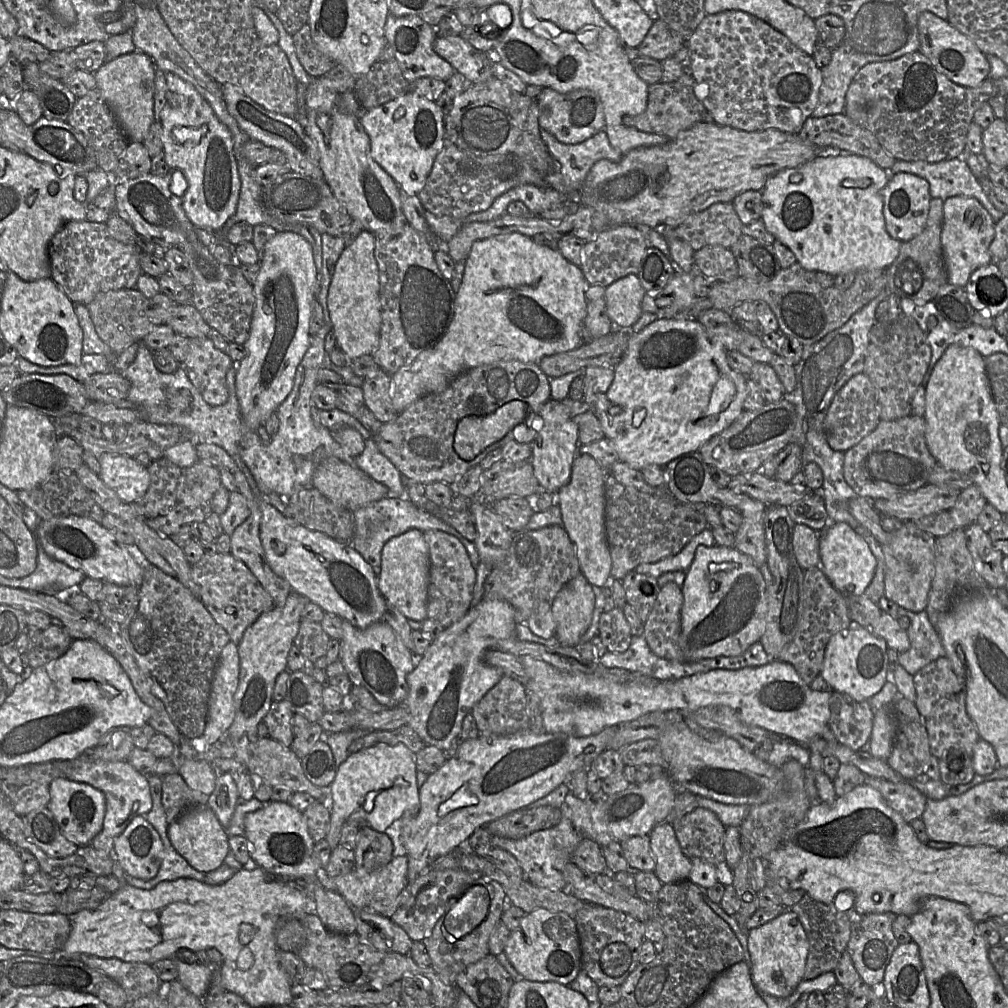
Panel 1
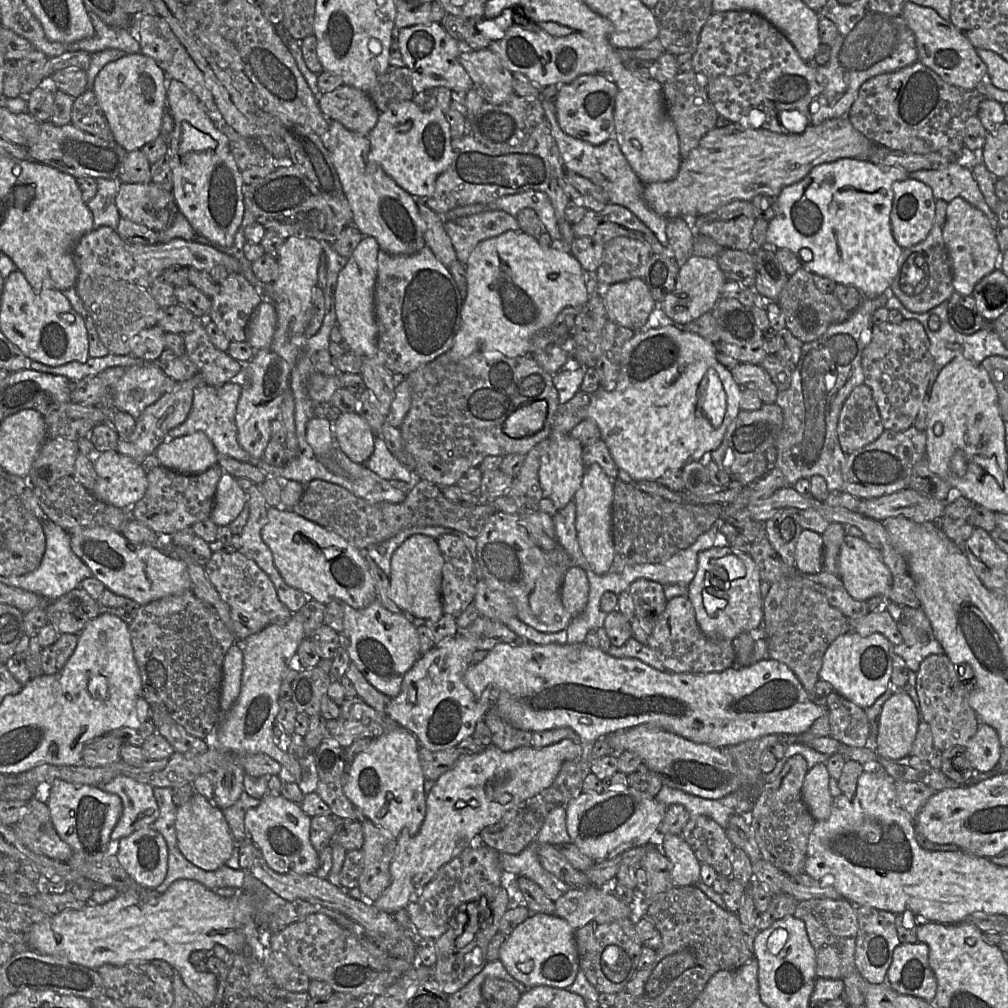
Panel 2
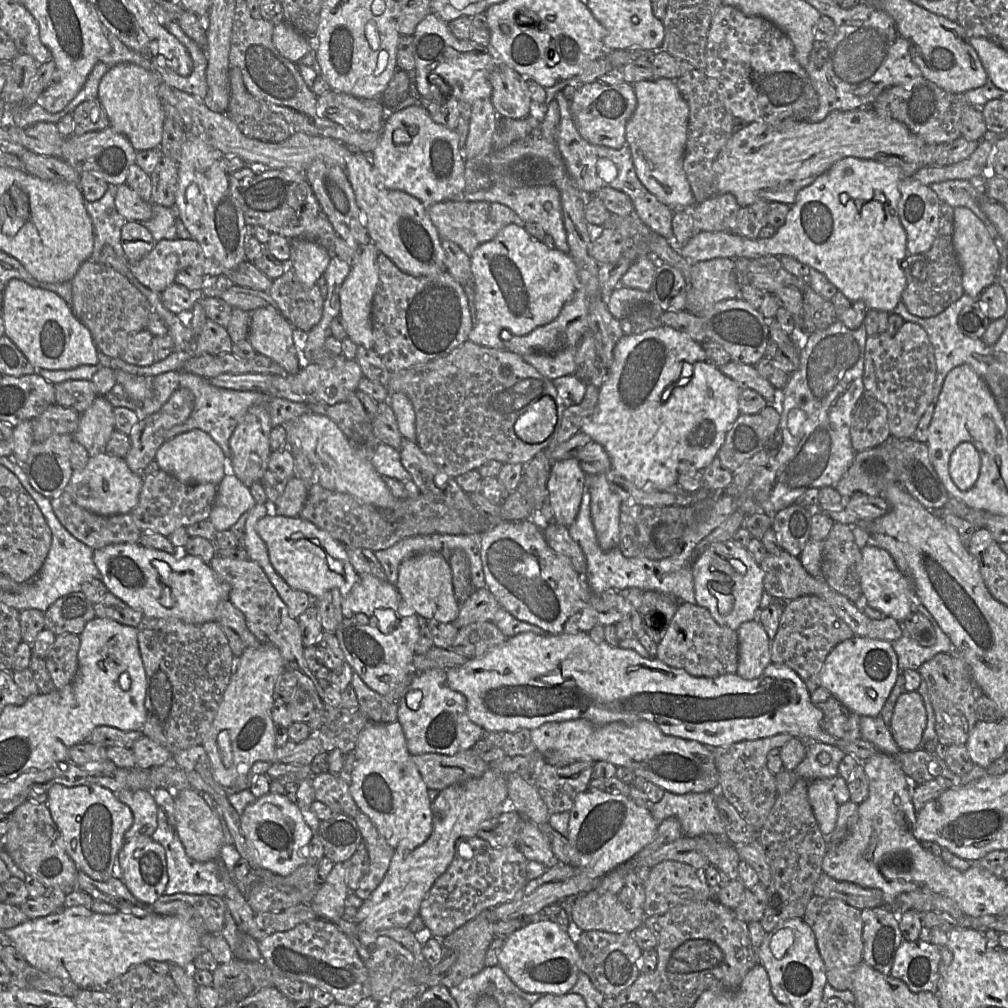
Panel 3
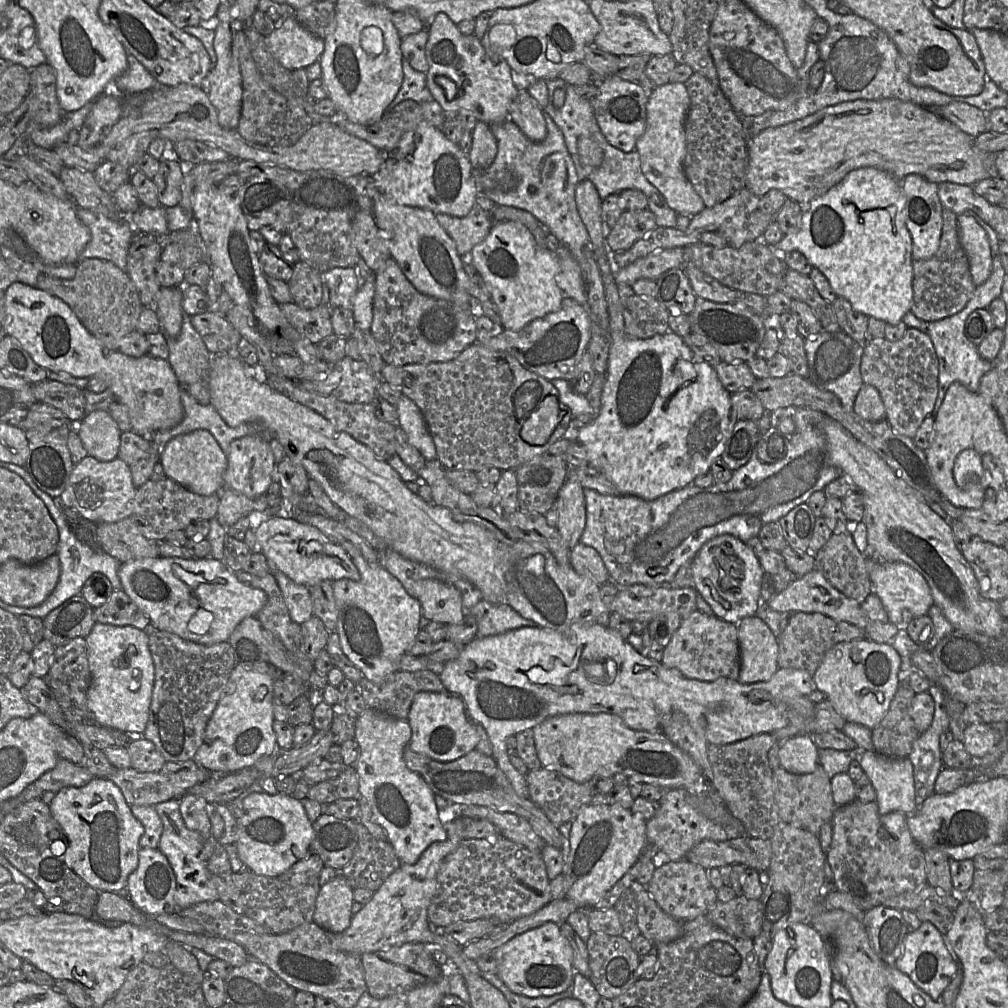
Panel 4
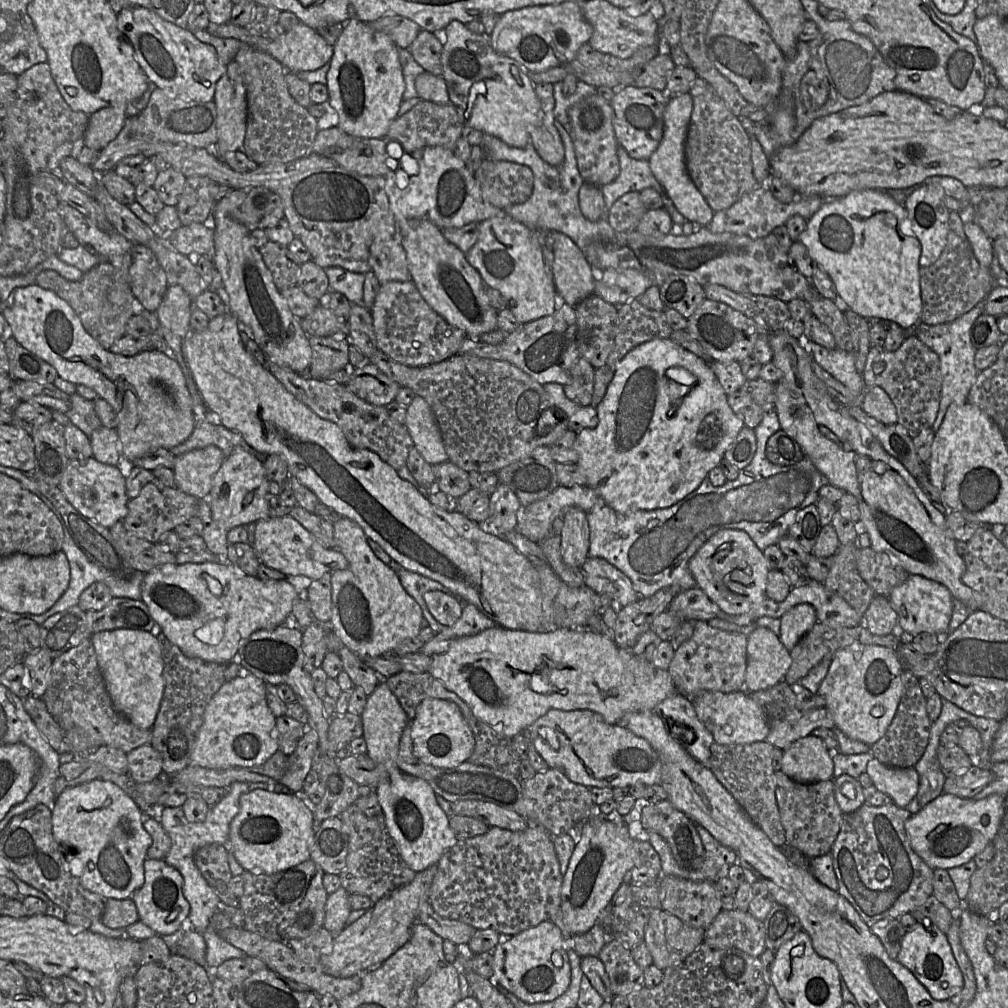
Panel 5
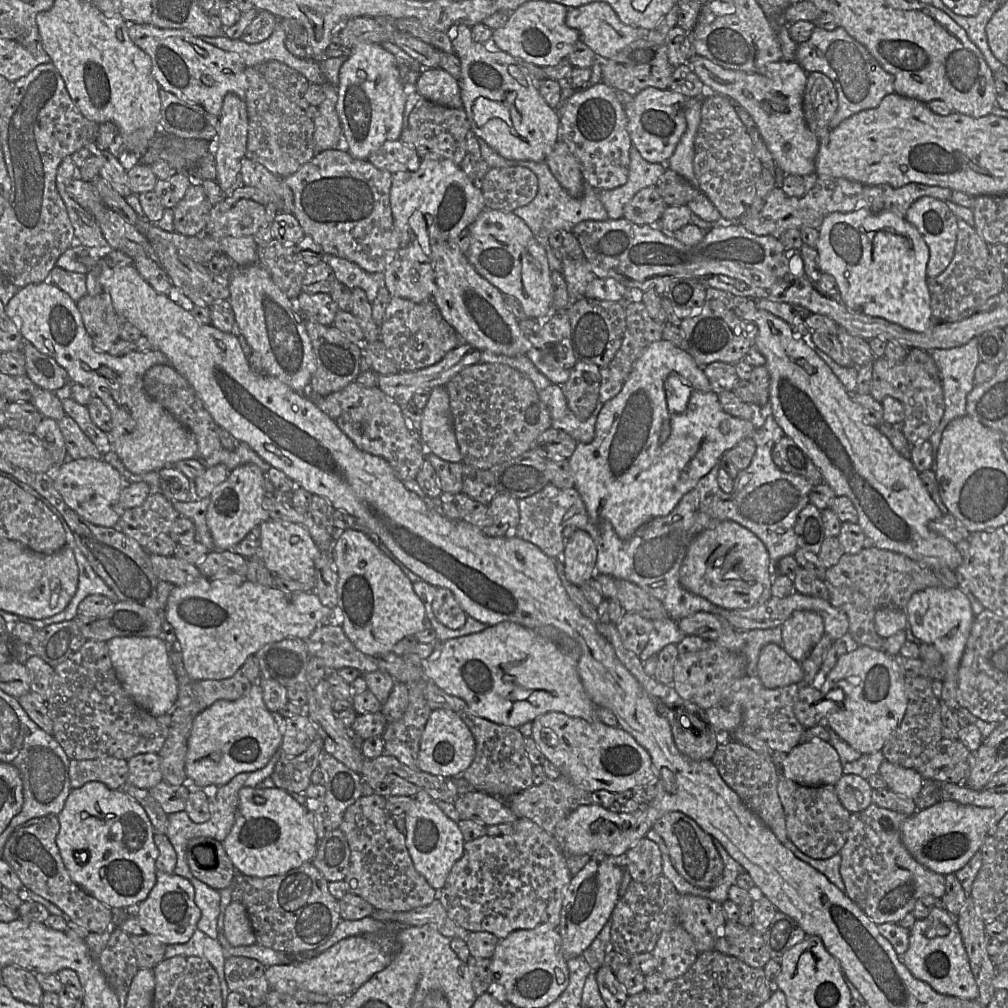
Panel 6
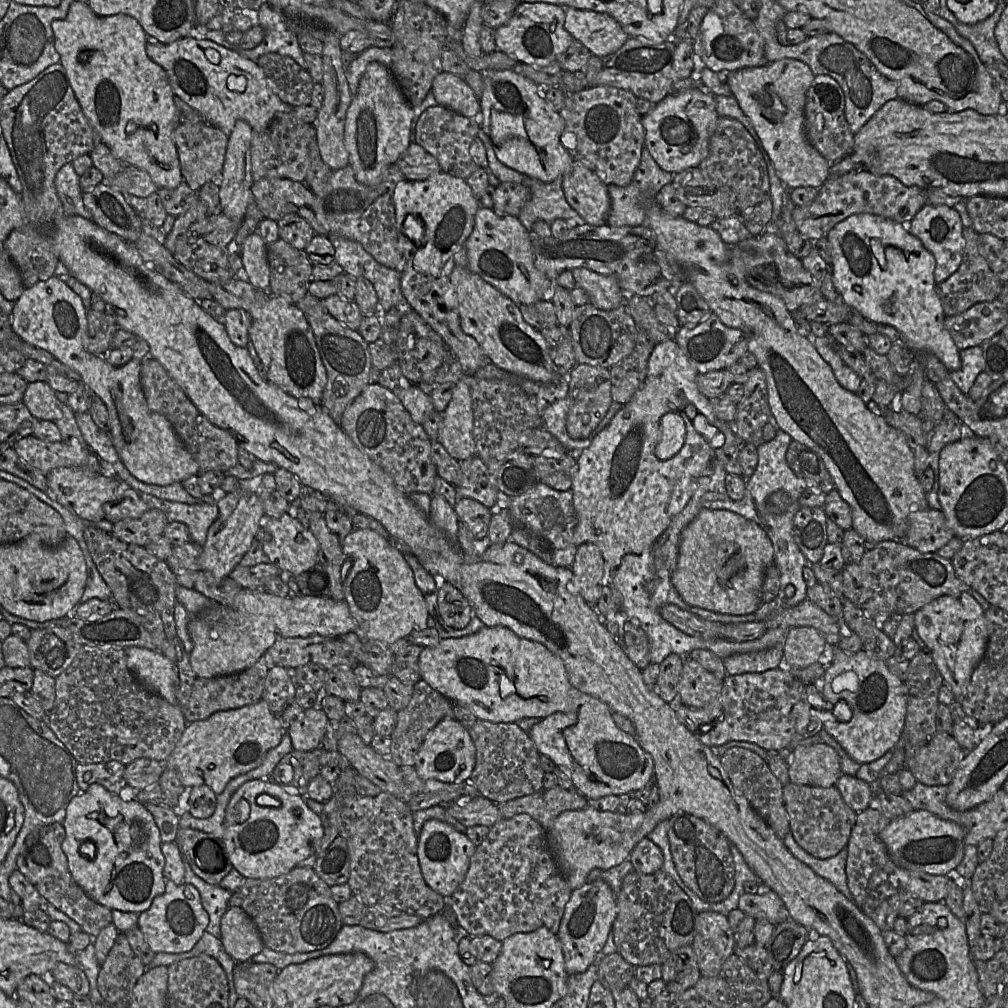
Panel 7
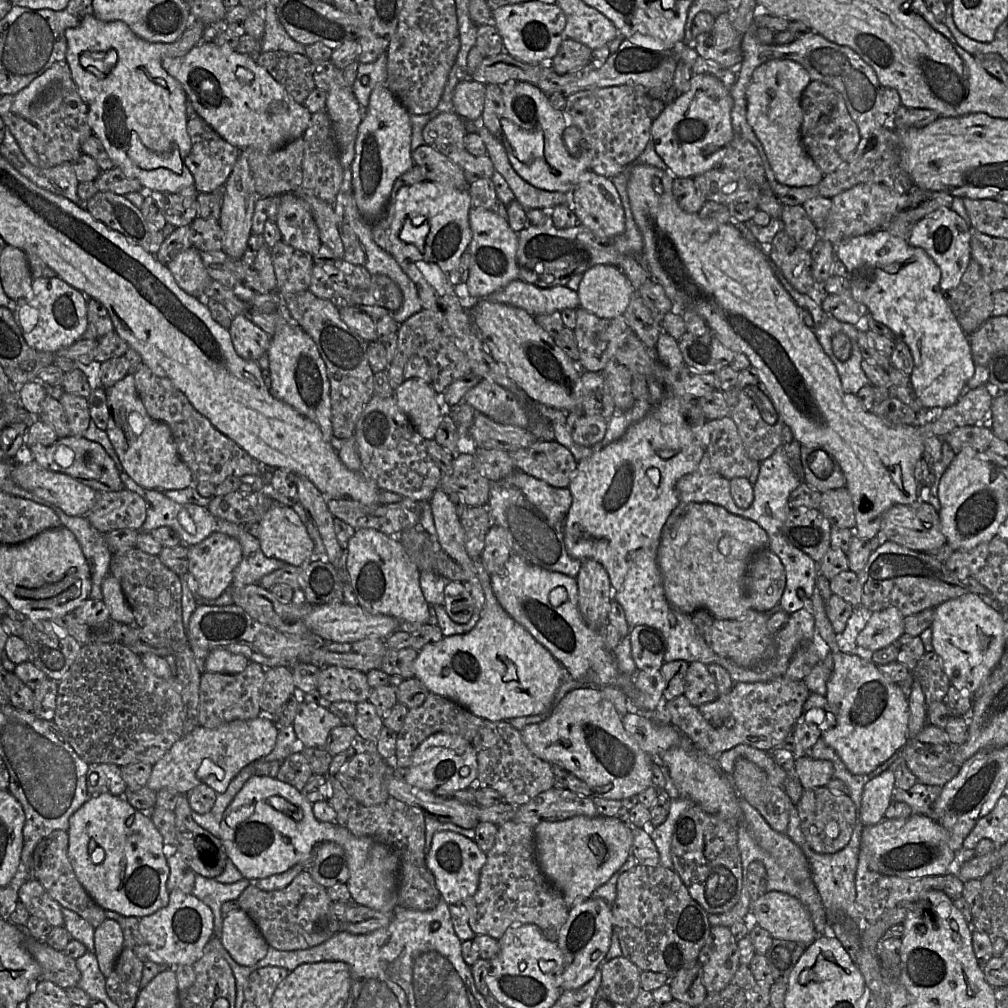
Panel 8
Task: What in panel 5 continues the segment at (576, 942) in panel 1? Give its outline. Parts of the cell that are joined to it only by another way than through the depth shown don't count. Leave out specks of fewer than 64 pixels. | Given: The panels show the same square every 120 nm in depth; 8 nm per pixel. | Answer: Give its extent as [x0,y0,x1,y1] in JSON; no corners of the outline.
[492,920,571,1004]

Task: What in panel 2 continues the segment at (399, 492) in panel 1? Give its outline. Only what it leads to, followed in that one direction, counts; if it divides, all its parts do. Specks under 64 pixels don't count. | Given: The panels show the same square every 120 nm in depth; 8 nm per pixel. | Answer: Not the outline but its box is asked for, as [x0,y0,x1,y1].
[363,436,420,491]

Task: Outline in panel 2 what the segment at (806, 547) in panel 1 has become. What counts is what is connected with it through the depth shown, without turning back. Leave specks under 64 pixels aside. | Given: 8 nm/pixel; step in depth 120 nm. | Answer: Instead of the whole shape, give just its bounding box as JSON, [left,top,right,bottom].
[795,529,823,574]

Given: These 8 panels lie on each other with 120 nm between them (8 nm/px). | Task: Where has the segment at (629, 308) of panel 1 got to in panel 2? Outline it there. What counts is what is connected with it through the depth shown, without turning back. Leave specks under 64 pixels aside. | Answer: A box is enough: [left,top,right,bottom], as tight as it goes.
[604,278,657,331]

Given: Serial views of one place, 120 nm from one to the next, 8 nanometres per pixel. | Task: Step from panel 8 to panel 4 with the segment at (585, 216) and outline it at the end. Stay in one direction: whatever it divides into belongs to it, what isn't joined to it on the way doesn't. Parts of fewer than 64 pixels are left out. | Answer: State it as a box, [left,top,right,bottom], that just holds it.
[509,89,547,142]

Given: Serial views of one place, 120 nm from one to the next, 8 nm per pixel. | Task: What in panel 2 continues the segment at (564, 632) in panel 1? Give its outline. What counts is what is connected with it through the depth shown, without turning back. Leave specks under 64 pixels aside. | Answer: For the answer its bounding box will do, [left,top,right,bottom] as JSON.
[560,566,589,618]

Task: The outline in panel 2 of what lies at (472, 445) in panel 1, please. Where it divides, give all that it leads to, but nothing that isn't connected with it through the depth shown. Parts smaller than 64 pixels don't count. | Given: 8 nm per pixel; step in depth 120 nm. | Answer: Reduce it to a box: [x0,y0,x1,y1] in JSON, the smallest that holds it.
[503,400,550,438]

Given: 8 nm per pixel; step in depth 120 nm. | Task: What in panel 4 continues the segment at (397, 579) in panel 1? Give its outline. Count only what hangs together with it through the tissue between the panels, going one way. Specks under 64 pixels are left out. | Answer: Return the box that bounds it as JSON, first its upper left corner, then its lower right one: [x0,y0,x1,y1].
[414,579,464,625]

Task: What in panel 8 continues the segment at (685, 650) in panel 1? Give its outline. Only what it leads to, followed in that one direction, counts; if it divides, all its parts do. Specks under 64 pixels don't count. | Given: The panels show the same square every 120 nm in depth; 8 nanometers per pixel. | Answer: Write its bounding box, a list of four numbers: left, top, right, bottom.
[657,503,769,620]

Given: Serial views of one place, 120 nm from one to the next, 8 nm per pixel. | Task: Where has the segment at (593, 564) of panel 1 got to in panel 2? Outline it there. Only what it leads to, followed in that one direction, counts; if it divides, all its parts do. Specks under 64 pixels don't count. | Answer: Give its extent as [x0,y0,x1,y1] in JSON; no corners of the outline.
[574,463,614,575]

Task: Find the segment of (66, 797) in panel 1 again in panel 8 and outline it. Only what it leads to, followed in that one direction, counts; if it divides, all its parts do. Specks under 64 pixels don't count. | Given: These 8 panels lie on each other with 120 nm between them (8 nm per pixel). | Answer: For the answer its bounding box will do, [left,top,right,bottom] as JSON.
[68,793,169,917]

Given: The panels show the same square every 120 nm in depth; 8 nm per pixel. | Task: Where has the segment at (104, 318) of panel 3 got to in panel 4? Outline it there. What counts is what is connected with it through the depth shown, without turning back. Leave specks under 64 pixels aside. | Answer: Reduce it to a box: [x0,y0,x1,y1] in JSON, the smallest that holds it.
[35,258,144,350]

